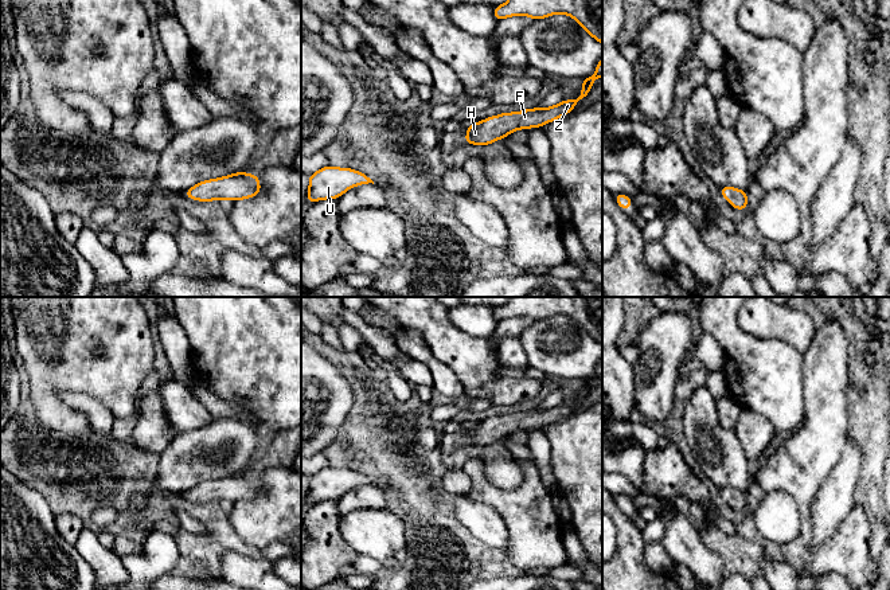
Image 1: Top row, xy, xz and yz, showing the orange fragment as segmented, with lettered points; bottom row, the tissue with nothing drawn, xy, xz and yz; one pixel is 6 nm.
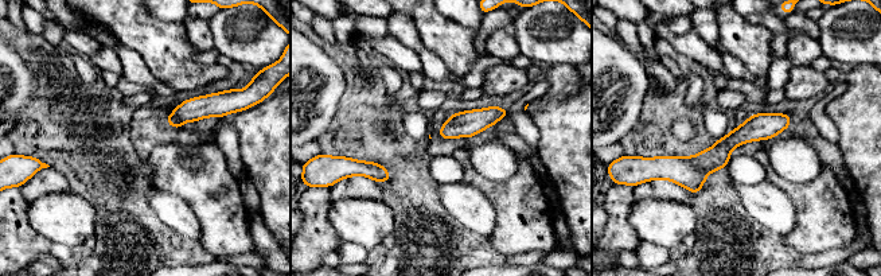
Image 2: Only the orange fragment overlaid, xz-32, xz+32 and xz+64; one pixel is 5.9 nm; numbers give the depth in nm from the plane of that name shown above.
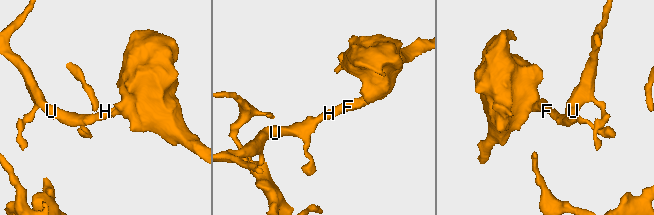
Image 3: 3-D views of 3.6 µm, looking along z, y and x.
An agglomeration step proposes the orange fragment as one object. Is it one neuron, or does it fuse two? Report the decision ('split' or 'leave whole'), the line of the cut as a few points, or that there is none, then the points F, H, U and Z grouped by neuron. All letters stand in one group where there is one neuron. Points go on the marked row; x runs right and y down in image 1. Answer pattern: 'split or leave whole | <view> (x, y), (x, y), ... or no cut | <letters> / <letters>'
leave whole | no cut | F H U Z

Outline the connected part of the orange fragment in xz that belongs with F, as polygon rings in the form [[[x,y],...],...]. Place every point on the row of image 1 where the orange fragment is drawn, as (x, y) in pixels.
[[[602,58],[597,65],[596,73],[590,78],[582,79],[582,93],[571,101],[563,99],[561,103],[547,109],[528,109],[515,113],[503,113],[485,118],[480,122],[471,124],[467,128],[467,138],[464,144],[489,145],[499,138],[518,129],[540,128],[543,124],[553,122],[557,118],[570,113],[574,106],[586,99],[594,81],[602,77]]]

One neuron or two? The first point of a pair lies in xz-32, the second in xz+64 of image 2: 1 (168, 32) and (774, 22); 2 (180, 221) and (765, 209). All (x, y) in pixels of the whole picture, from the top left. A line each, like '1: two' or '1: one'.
1: two
2: one

